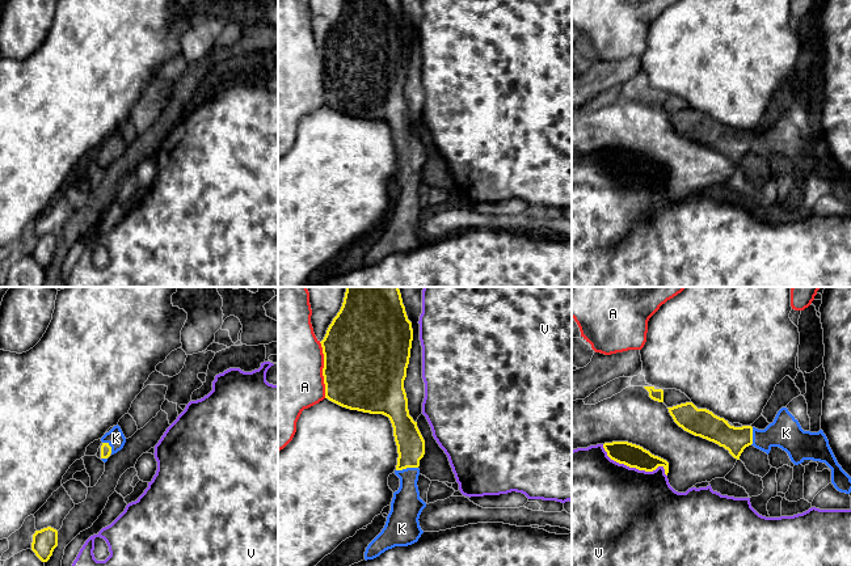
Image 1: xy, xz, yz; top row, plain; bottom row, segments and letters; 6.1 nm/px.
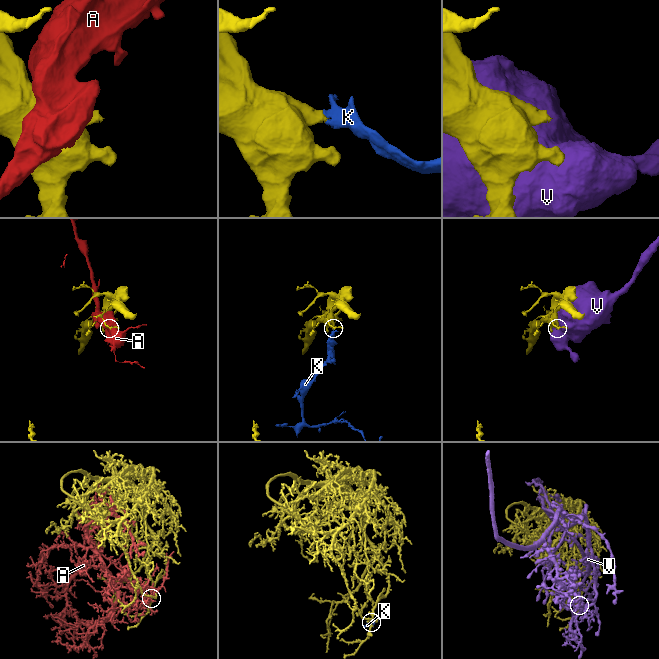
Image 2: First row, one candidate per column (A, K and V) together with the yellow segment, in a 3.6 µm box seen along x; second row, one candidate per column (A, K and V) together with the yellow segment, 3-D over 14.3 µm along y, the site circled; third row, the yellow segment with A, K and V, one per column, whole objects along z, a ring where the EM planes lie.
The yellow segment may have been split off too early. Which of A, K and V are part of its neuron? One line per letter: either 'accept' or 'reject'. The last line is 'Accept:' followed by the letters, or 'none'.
A: reject
K: accept
V: reject
Accept: K

